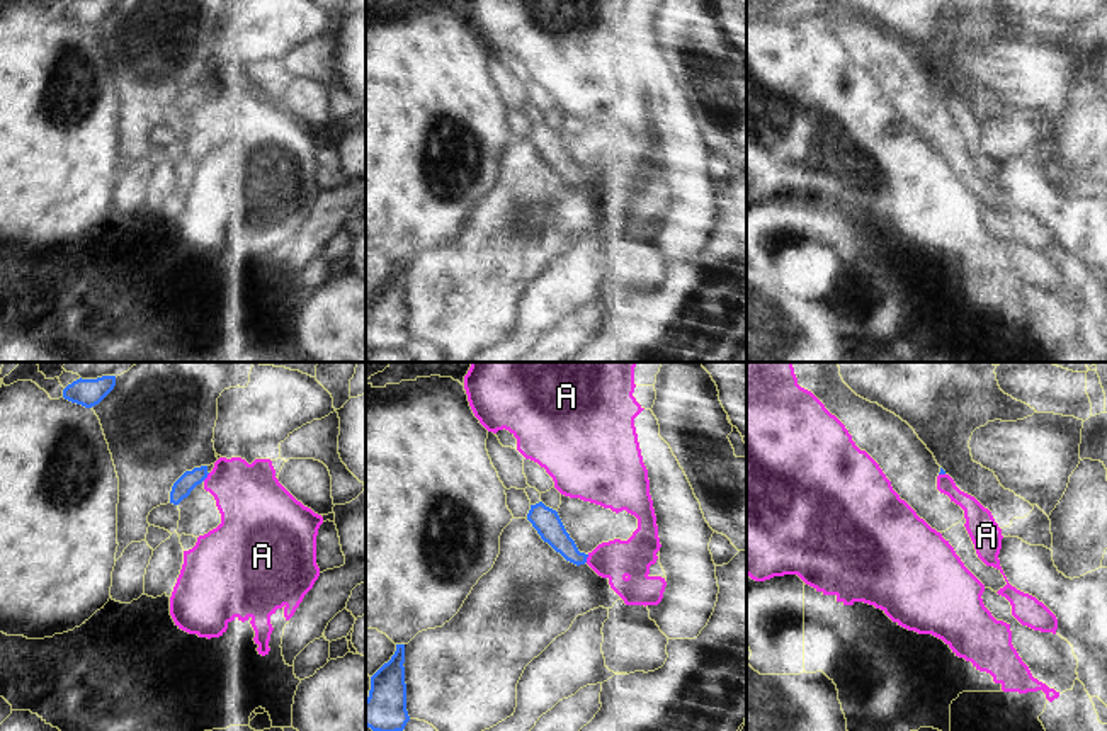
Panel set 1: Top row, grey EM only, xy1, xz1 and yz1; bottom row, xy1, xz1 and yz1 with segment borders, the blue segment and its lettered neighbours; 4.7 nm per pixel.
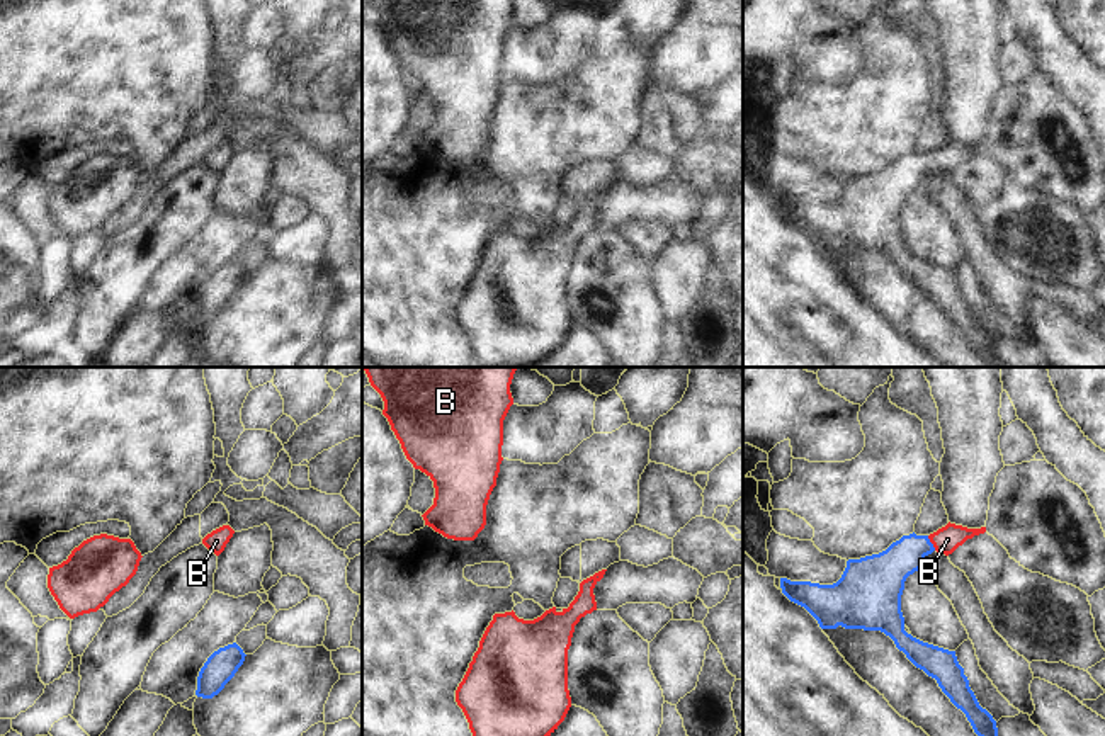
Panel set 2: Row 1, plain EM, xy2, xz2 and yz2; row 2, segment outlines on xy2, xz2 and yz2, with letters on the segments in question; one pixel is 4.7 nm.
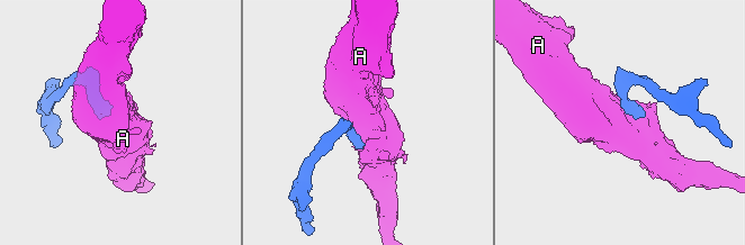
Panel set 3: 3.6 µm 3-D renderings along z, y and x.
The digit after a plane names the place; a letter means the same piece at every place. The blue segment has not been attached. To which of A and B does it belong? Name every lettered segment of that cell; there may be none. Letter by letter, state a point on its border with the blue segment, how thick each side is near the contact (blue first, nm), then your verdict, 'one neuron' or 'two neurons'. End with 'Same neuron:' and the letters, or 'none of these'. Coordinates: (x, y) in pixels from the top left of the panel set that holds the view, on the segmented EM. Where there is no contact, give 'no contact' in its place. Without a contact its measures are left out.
A: xy1 (206, 476) | 90/320 nm | two neurons
B: yz2 (930, 543) | 190/120 nm | one neuron
Same neuron: B

